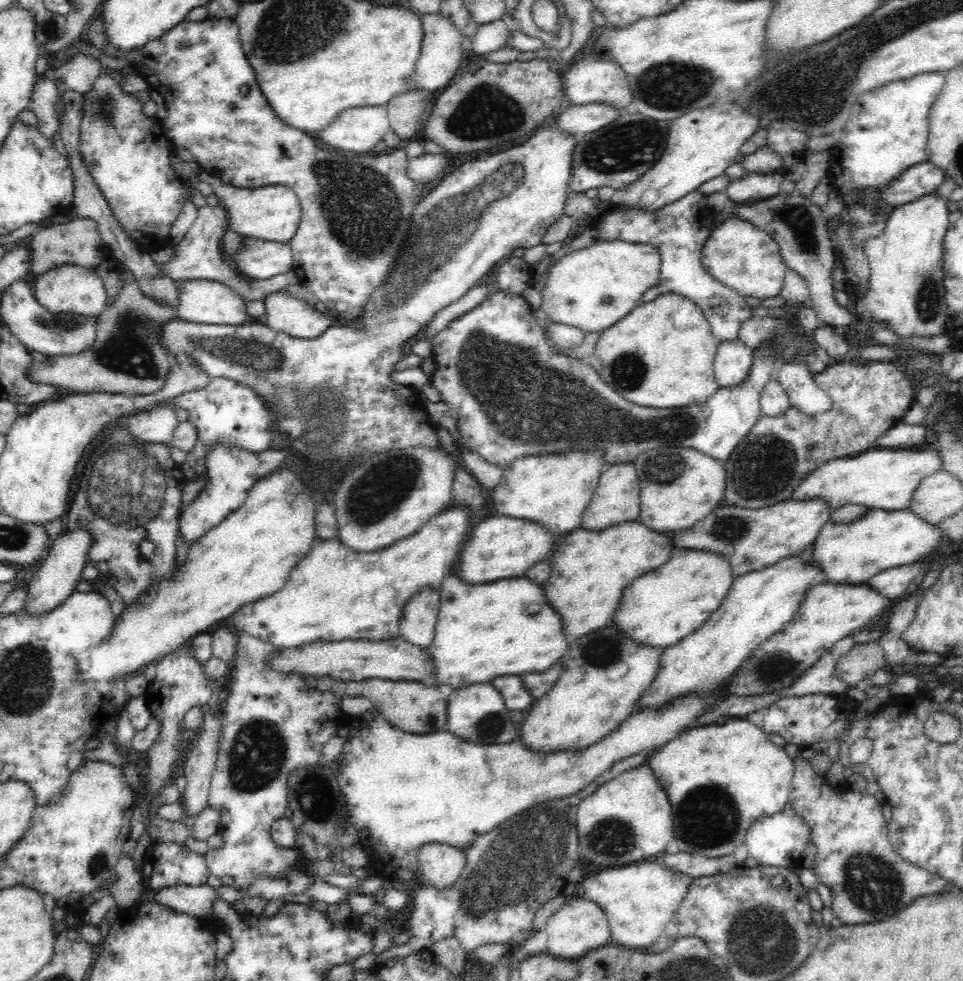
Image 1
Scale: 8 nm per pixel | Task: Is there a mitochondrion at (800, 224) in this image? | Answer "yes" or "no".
yes

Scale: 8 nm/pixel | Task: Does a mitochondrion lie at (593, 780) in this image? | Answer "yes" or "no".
no

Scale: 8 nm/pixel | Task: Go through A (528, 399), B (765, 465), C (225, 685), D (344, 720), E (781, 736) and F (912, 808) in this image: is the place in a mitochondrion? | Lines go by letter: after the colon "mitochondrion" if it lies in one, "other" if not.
A: mitochondrion
B: mitochondrion
C: other
D: other
E: other
F: other

